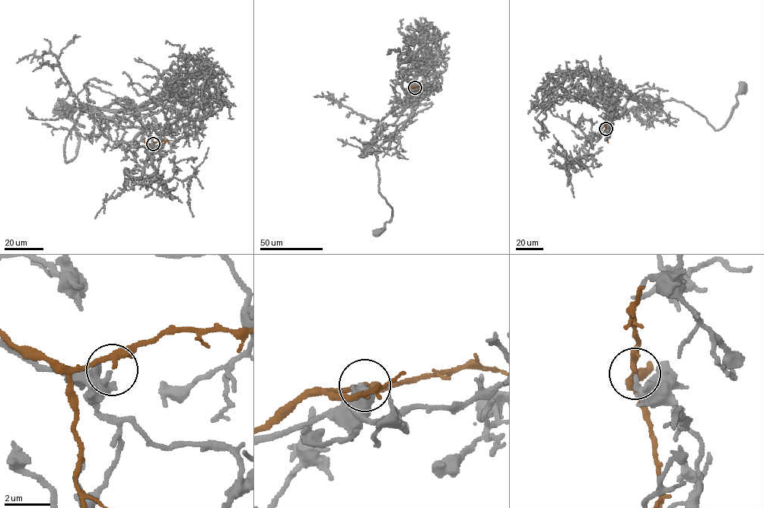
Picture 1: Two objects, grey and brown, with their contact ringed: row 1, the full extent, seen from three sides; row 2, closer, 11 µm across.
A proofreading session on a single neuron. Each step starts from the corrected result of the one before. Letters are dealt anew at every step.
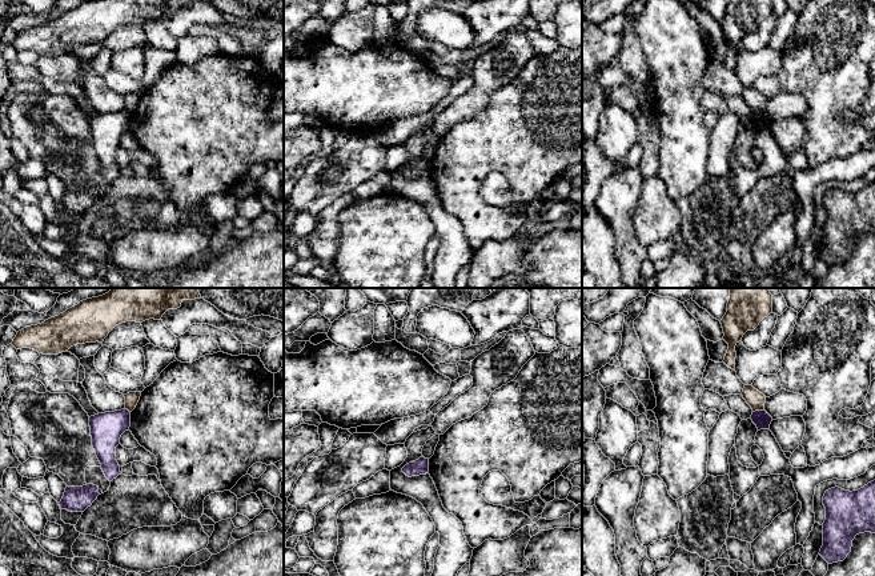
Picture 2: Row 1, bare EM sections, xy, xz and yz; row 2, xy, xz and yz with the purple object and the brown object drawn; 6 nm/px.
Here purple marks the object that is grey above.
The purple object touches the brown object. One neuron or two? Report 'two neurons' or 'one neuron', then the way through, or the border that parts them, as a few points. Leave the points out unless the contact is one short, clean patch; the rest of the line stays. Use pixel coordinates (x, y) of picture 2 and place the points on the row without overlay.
two neurons

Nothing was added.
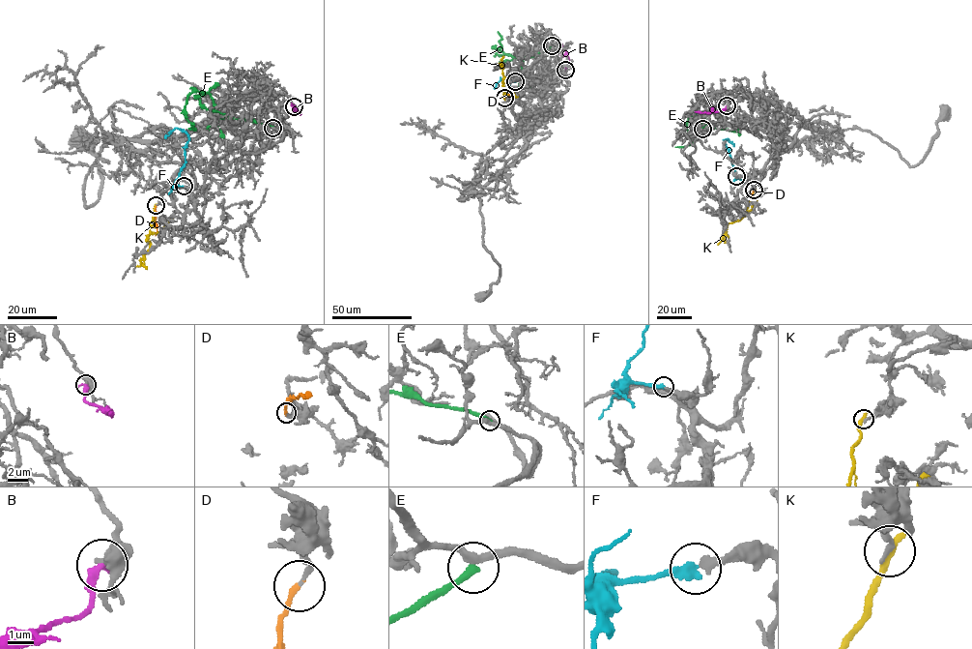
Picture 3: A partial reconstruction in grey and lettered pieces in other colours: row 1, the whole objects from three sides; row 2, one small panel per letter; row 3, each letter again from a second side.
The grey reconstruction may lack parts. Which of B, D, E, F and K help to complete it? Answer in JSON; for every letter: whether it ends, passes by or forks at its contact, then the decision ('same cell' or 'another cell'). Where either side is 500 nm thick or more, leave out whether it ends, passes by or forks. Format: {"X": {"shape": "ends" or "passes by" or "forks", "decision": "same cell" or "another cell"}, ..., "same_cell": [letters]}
{"B": {"shape": "ends", "decision": "another cell"}, "D": {"shape": "ends", "decision": "same cell"}, "E": {"shape": "ends", "decision": "another cell"}, "F": {"shape": "ends", "decision": "same cell"}, "K": {"shape": "ends", "decision": "another cell"}, "same_cell": ["D", "F"]}

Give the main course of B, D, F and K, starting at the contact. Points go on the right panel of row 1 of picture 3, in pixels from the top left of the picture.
B: (728, 105), (719, 111), (695, 111)
D: (754, 191), (754, 211)
F: (737, 176), (725, 141), (728, 138), (733, 146)
K: (754, 190), (746, 213), (727, 224), (718, 244)

